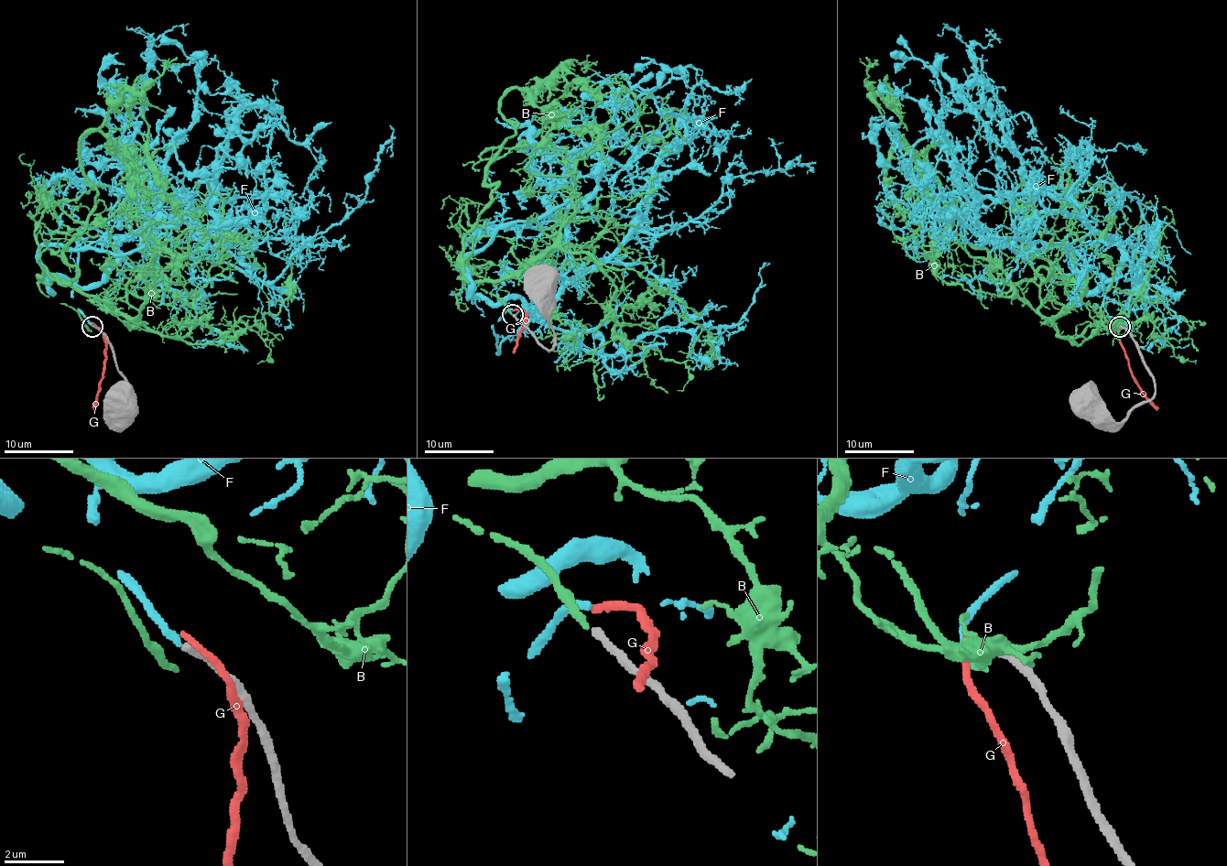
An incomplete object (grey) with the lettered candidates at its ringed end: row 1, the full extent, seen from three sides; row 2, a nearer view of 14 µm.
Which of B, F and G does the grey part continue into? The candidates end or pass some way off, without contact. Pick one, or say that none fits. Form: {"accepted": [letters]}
{"accepted": ["B"]}

